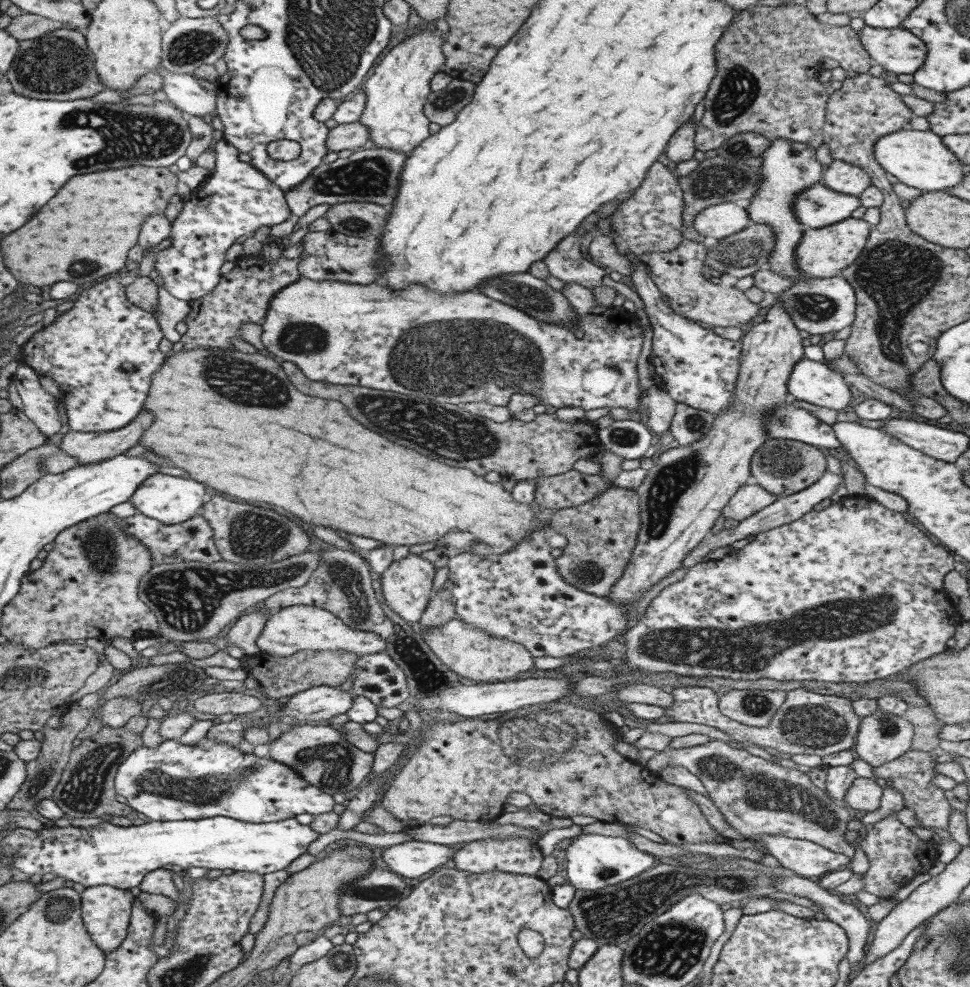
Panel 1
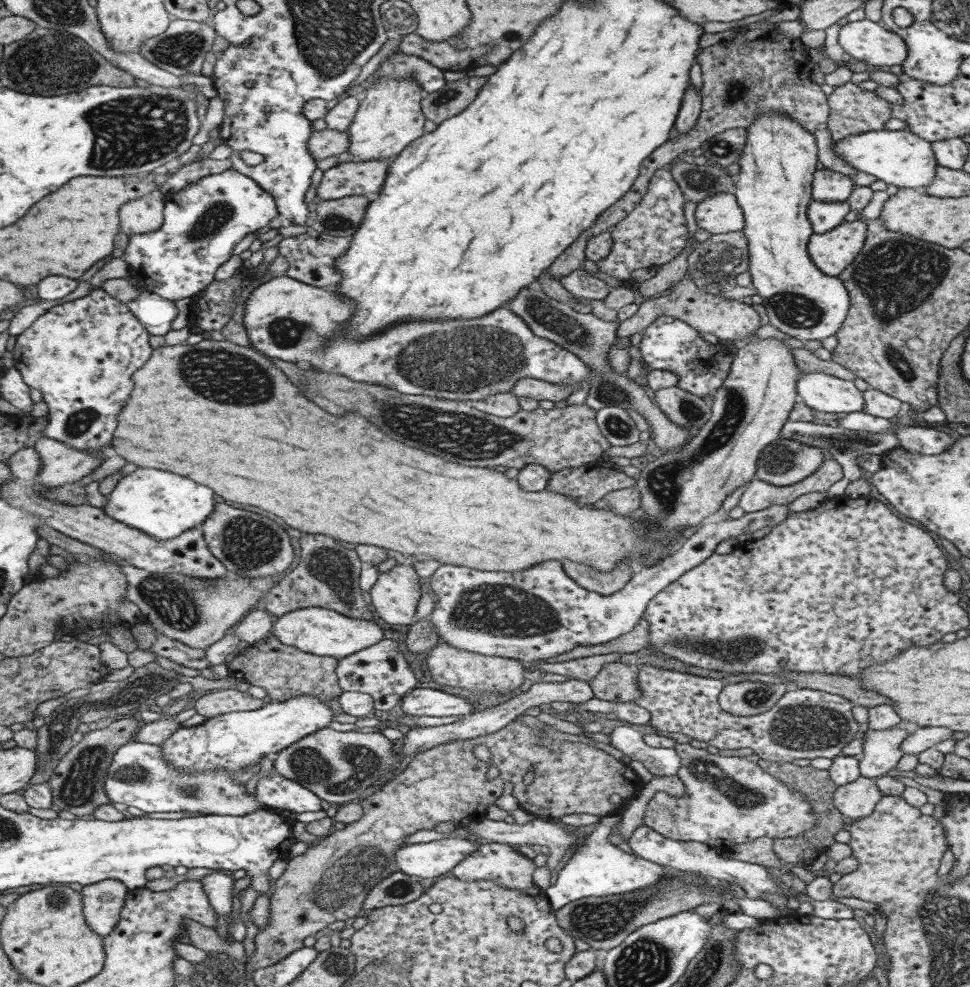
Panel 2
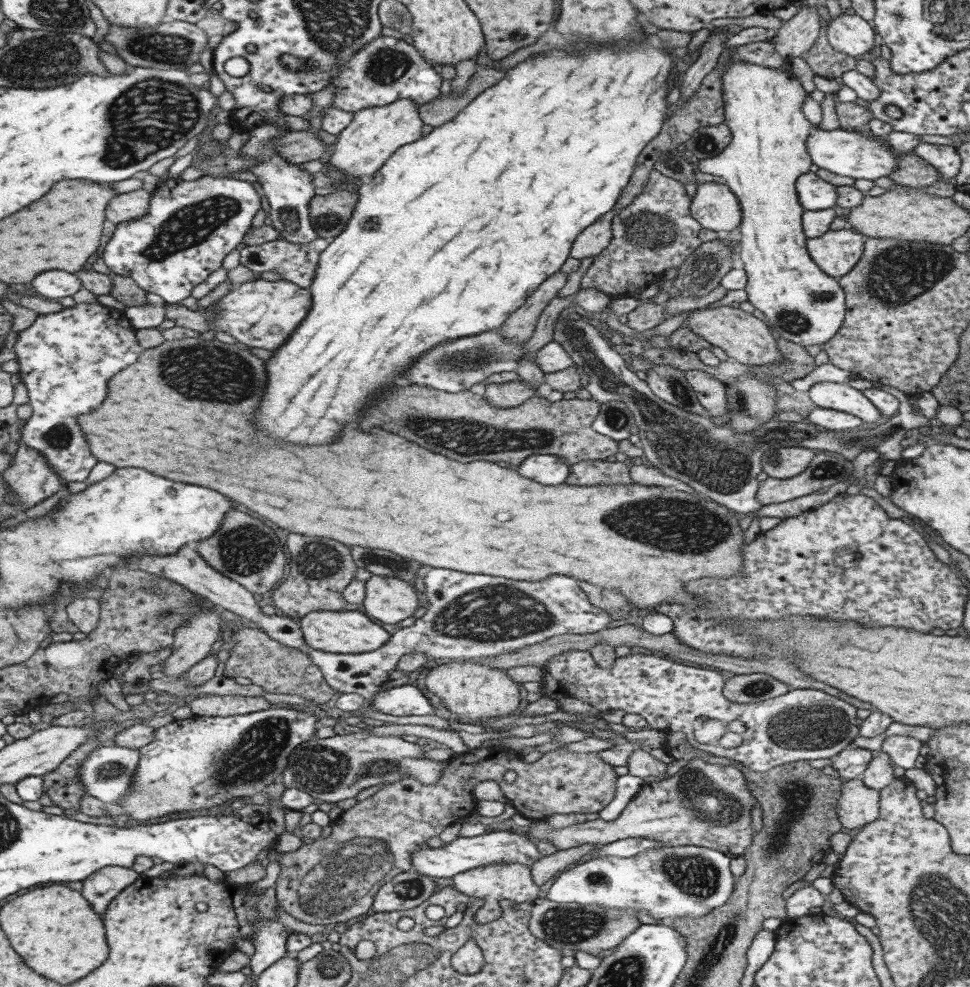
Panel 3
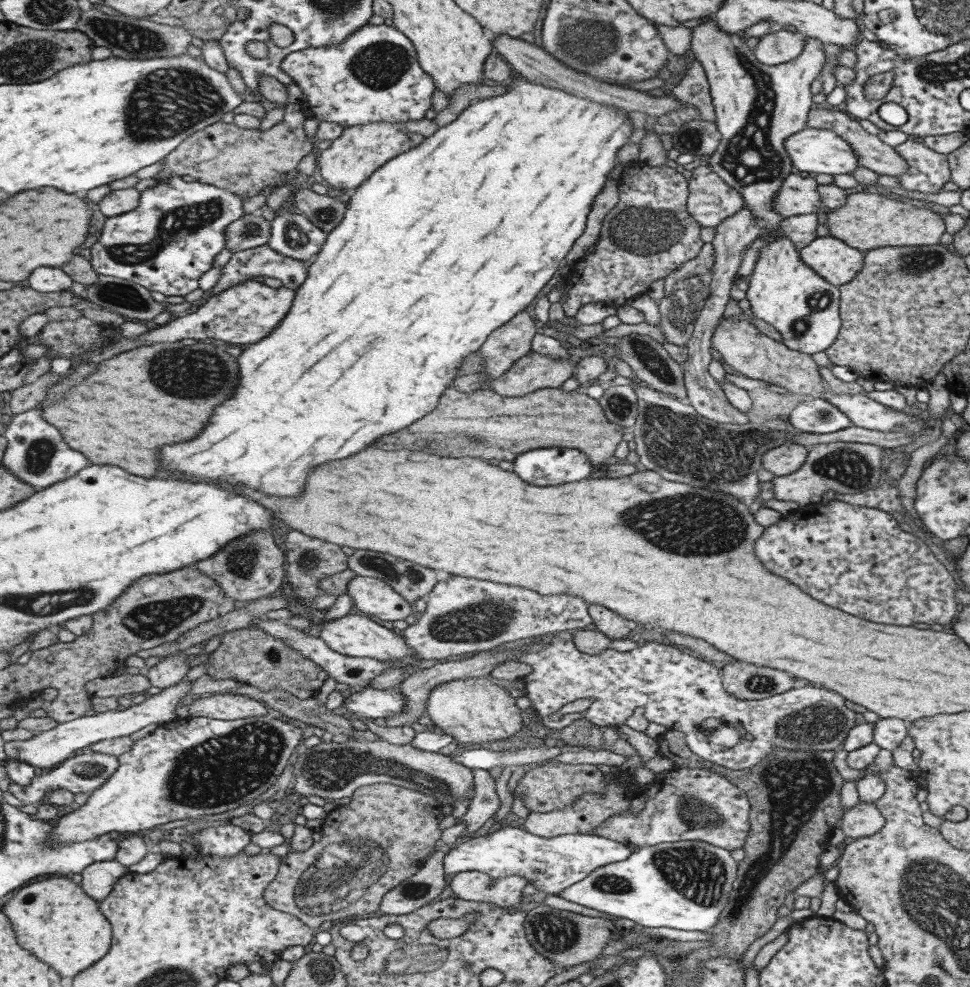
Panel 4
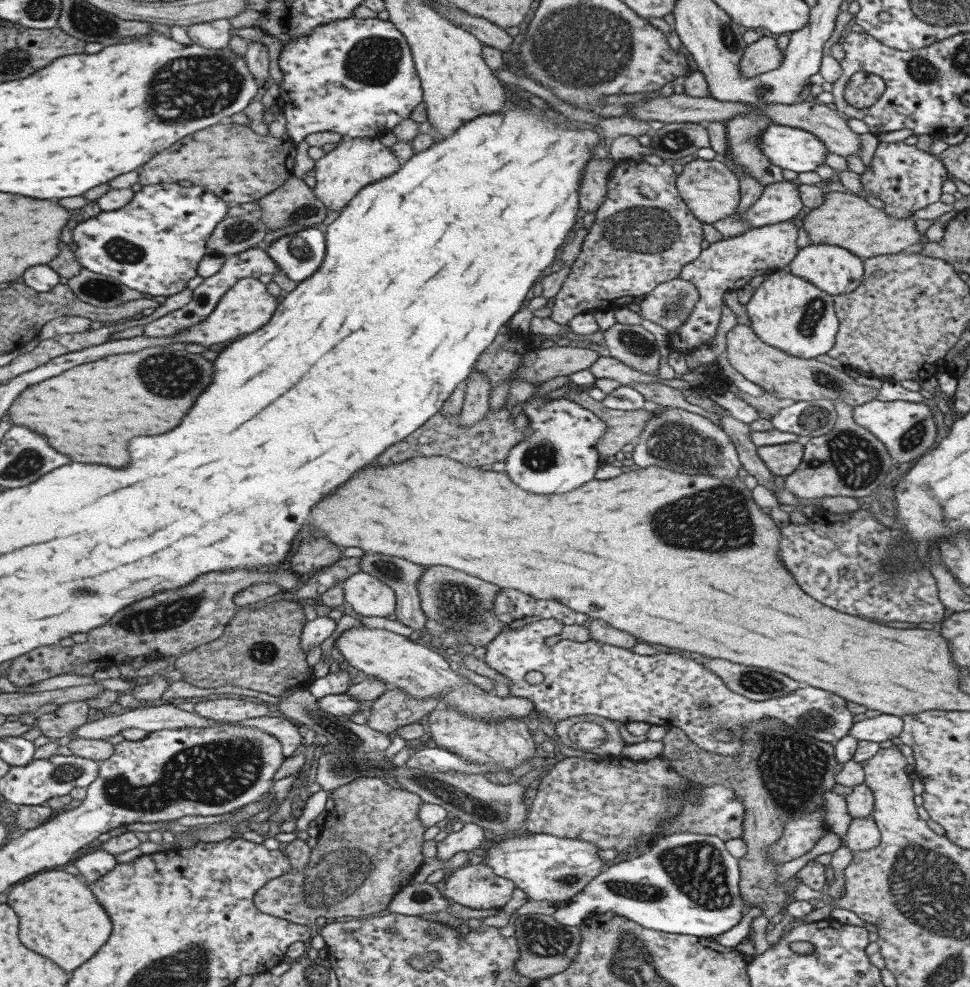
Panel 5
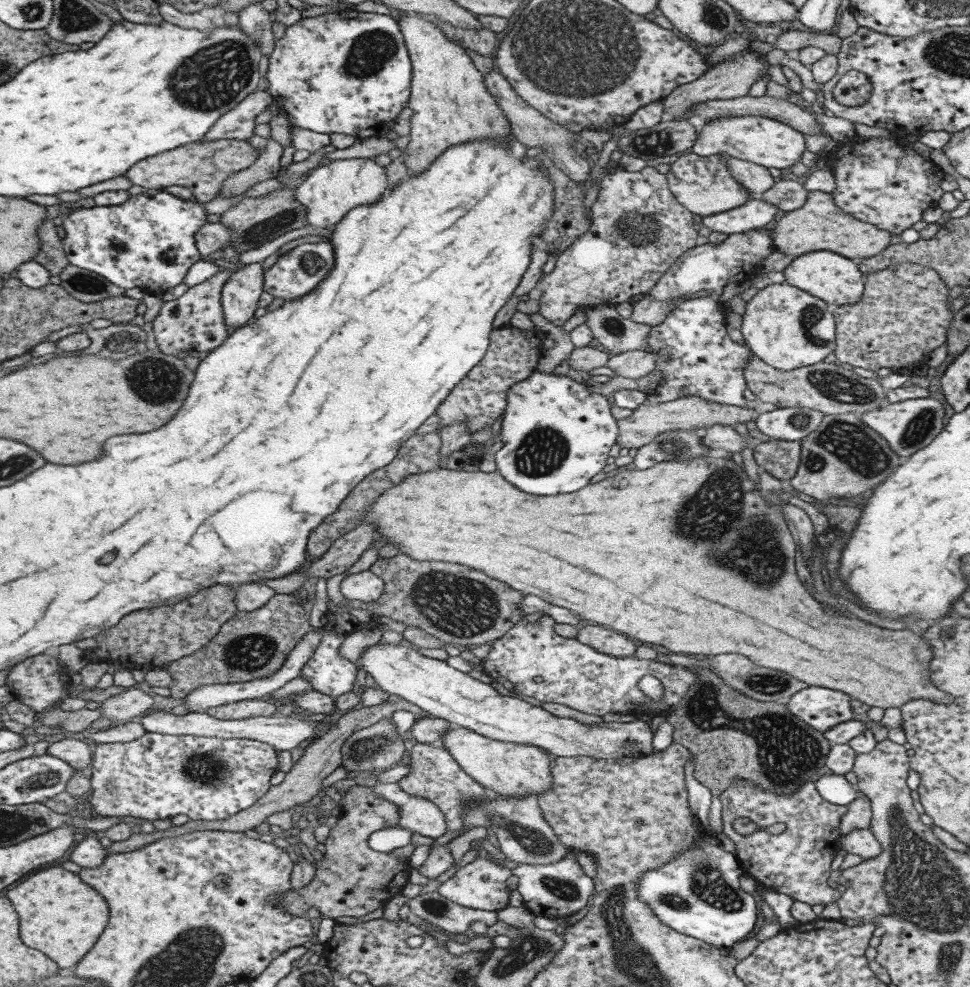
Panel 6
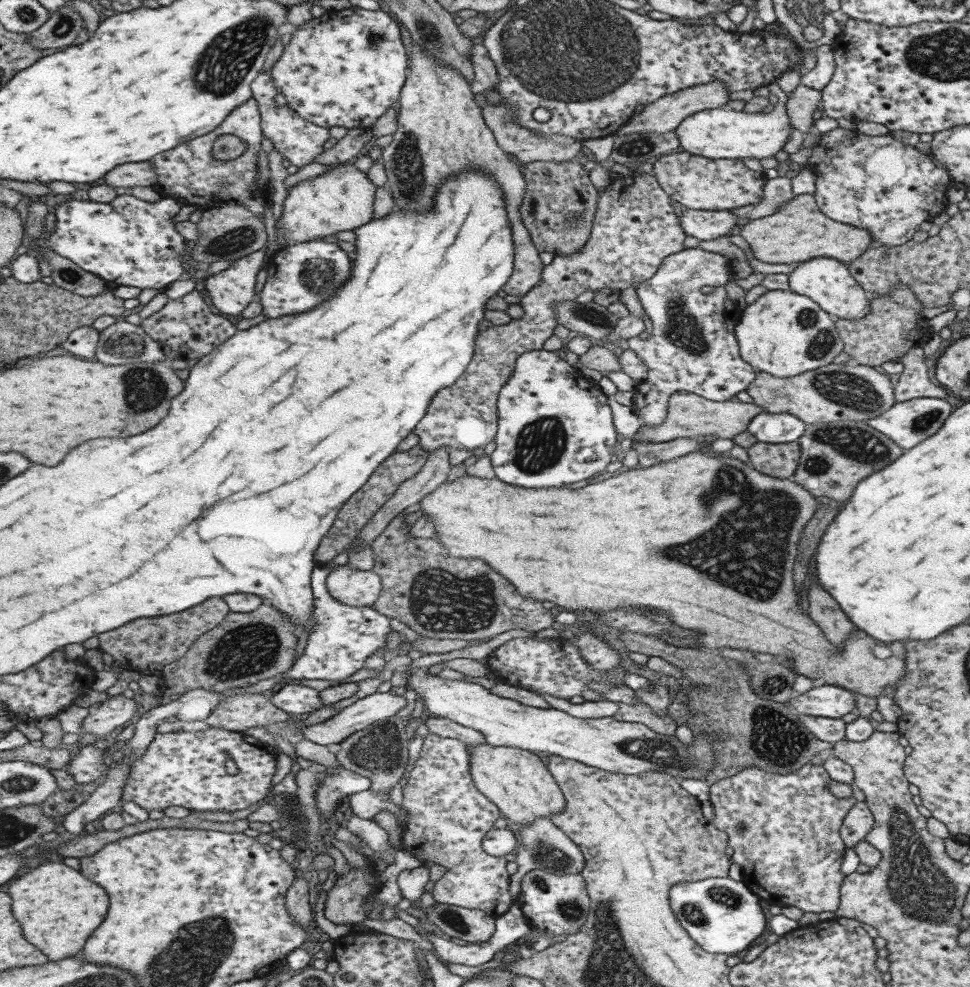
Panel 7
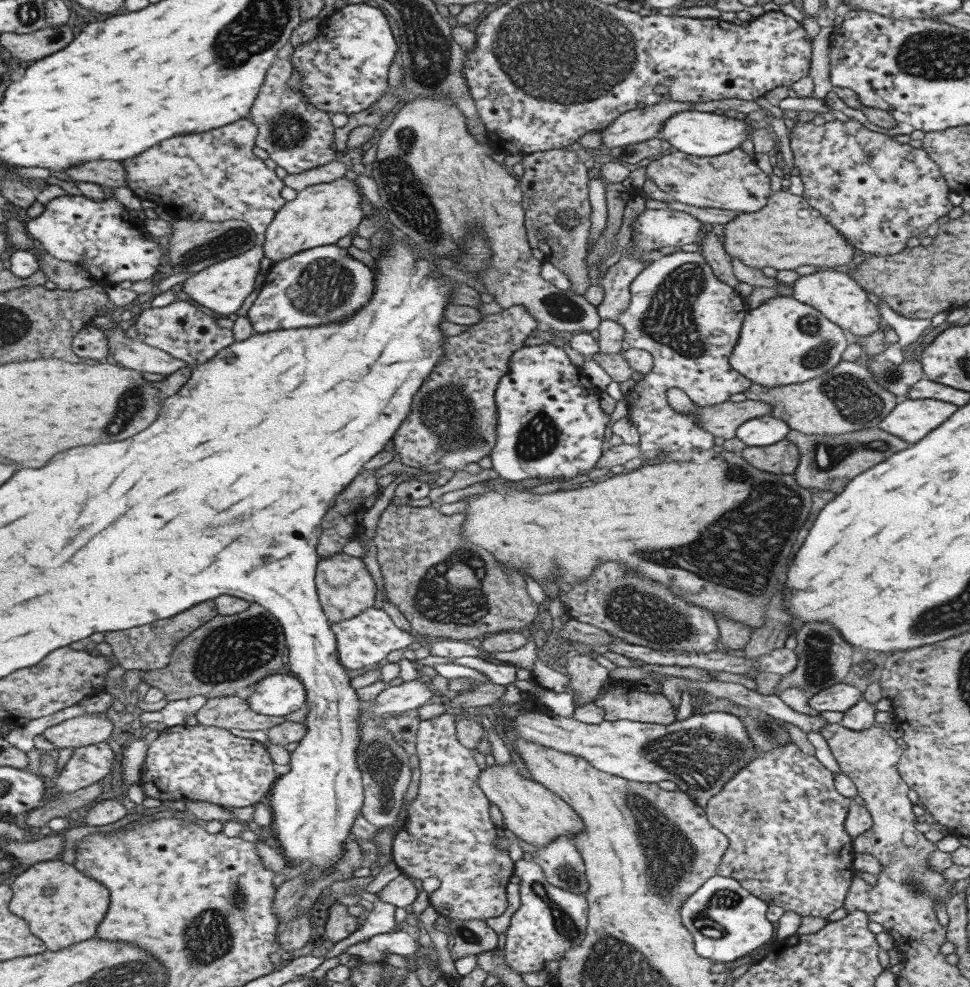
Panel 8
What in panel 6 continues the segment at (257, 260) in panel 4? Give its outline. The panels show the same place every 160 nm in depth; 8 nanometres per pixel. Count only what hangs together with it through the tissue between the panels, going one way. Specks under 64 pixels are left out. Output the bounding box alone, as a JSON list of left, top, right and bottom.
[152,271,233,356]

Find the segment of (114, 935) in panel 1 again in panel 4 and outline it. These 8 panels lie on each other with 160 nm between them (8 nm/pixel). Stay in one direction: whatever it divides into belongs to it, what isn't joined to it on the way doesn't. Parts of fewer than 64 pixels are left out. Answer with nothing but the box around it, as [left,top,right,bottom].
[83,859,129,900]

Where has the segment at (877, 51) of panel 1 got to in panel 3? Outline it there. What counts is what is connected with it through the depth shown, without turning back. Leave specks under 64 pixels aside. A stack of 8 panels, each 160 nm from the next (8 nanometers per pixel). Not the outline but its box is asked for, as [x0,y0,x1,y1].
[825,13,878,58]

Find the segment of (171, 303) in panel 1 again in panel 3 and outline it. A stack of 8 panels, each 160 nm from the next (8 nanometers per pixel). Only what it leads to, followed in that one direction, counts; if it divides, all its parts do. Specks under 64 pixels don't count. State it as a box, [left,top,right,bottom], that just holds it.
[125,292,166,330]

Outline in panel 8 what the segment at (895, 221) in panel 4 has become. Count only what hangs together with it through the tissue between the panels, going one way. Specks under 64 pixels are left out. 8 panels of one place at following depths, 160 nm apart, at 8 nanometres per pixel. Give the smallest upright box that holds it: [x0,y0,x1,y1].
[720,187,855,271]

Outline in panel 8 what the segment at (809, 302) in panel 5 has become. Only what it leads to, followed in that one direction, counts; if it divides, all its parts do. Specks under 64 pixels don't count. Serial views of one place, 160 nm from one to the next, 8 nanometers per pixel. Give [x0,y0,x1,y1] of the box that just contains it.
[728,295,849,388]

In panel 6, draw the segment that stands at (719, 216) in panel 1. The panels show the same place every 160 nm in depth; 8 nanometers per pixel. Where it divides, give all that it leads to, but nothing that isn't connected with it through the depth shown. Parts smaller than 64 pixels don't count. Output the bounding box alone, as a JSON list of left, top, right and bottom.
[664,153,754,218]

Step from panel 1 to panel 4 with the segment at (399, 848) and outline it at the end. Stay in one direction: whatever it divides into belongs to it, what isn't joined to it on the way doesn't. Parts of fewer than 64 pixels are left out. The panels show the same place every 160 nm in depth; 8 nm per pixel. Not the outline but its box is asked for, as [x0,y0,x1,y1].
[442,826,631,895]

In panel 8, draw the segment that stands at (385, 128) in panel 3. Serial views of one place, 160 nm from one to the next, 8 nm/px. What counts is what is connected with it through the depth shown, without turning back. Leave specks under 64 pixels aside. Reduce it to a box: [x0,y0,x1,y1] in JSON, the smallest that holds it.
[261,179,363,263]

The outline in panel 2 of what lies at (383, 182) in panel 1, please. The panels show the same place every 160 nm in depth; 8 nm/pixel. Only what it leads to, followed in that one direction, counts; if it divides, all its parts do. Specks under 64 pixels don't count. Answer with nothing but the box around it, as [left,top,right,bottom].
[313,160,387,204]

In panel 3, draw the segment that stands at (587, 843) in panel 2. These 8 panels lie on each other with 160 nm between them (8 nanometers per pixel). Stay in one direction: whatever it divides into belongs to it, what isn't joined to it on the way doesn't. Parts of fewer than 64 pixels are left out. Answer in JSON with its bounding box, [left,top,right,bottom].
[545,773,732,925]

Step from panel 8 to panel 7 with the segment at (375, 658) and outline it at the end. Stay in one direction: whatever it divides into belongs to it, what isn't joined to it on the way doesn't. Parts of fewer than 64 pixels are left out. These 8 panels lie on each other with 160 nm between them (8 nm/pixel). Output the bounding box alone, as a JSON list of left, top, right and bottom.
[220,563,389,697]

